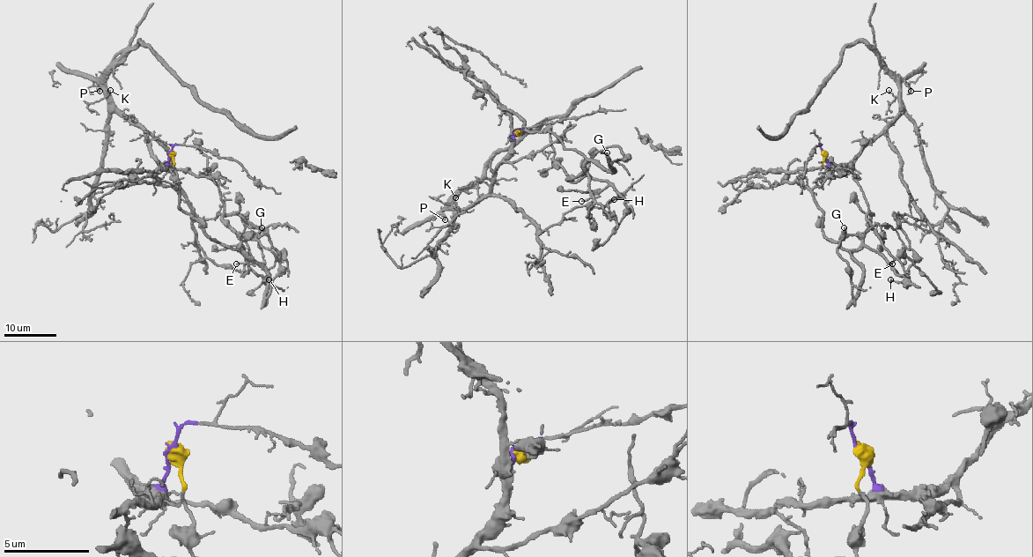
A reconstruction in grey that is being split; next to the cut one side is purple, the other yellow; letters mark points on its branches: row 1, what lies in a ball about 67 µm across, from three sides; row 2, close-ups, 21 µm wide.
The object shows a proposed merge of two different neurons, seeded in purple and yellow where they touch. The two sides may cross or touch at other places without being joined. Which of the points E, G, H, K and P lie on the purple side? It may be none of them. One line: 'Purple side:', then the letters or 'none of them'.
Purple side: K, P

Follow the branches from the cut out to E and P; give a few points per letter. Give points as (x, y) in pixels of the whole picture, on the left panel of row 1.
E: (170, 152), (179, 189), (178, 204), (221, 244), (239, 251), (242, 246), (246, 262), (237, 264)
P: (170, 152), (165, 166), (149, 147), (148, 136), (121, 112), (97, 80), (100, 87), (99, 91)

